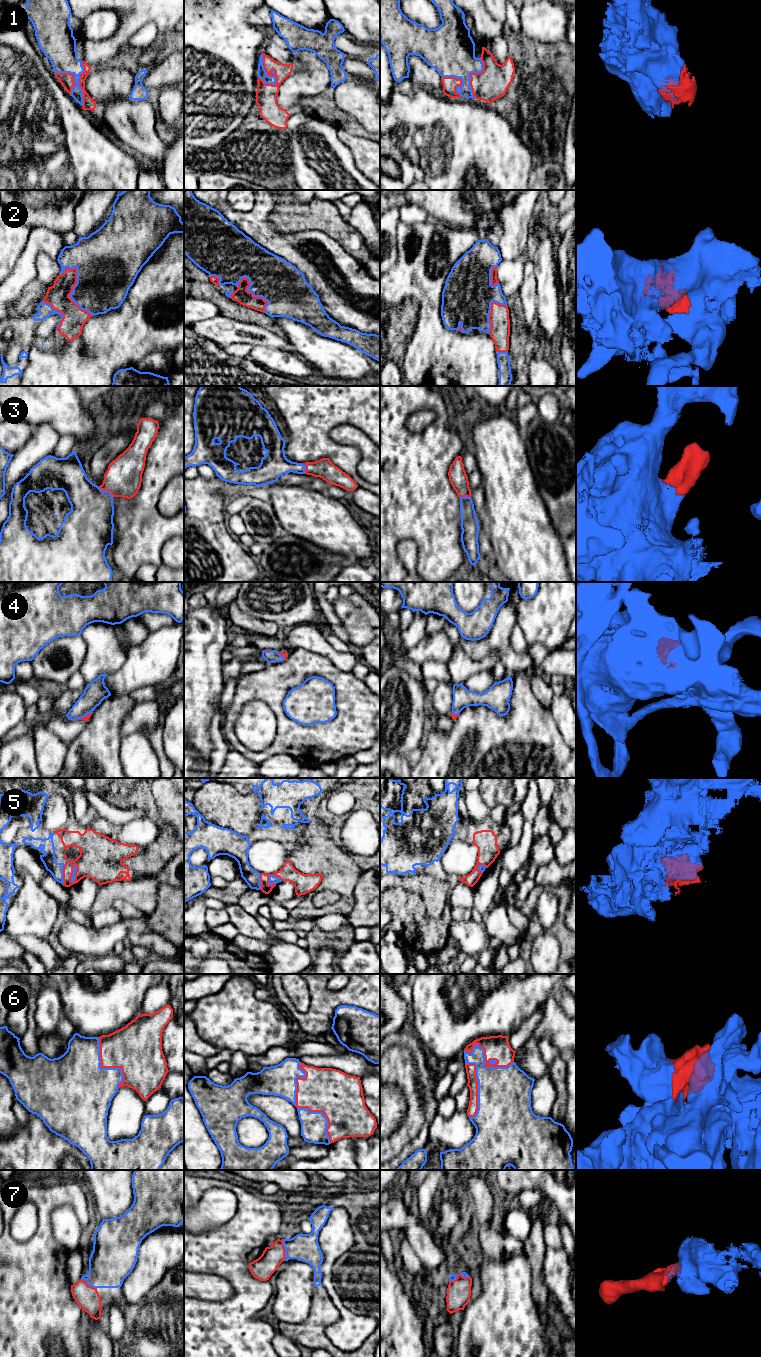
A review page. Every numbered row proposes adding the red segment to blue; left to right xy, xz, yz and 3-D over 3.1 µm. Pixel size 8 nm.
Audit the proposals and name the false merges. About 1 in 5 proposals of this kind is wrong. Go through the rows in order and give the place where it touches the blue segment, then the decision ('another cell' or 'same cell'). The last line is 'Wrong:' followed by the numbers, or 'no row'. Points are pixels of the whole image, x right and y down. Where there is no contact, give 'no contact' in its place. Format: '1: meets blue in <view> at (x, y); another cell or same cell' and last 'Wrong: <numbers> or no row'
1: meets blue in xz at (266, 72); same cell
2: meets blue in xy at (73, 289); same cell
3: meets blue in xy at (105, 491); same cell
4: meets blue in xy at (85, 715); same cell
5: meets blue in xz at (271, 874); same cell
6: meets blue in yz at (484, 1061); same cell
7: meets blue in xz at (285, 1250); same cell
Wrong: no row

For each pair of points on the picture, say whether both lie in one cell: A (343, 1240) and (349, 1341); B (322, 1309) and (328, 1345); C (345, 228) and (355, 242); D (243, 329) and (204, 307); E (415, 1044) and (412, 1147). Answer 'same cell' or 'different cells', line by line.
A: same cell
B: same cell
C: same cell
D: same cell
E: same cell

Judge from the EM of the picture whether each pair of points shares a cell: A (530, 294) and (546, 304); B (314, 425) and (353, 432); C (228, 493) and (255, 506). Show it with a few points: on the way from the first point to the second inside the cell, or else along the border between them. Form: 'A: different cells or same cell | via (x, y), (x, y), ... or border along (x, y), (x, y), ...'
A: different cells | border along (534, 275), (536, 281), (537, 322)
B: different cells | border along (356, 428), (339, 424), (331, 429), (328, 436)
C: different cells | border along (252, 498), (268, 501)

